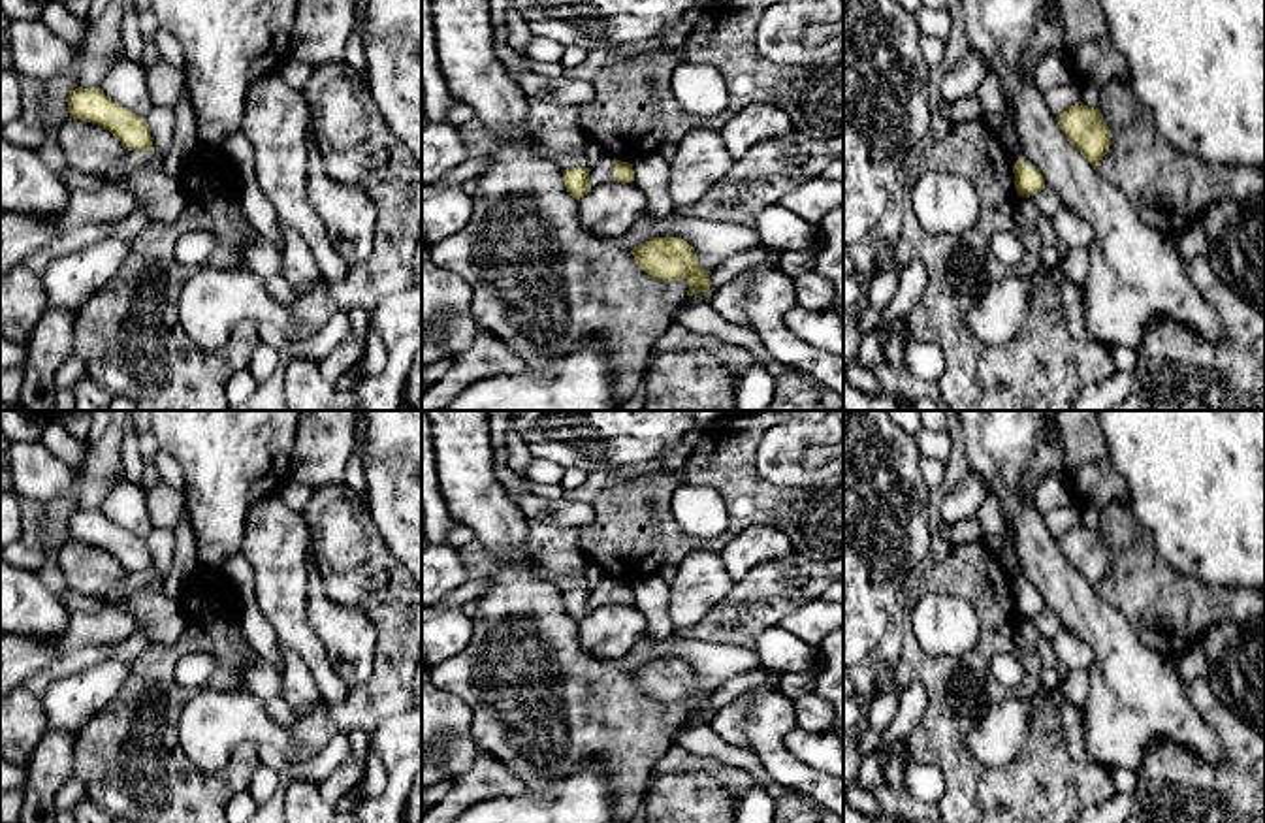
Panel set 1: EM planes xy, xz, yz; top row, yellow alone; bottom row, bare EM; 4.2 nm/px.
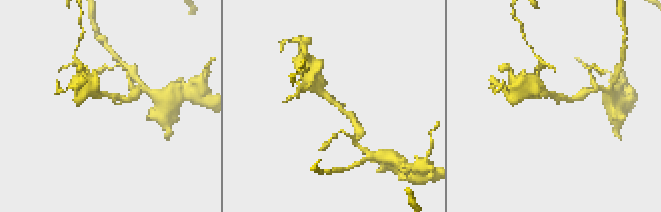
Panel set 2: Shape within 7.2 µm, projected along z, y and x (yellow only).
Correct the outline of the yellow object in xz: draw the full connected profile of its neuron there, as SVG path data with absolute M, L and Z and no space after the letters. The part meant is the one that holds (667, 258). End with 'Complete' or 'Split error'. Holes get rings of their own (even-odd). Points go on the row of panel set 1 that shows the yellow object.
M653 237L631 250L640 269L659 281L689 281L687 296L710 292L710 275L698 266L695 249L681 237Z. Complete

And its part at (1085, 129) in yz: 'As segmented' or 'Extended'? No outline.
As segmented

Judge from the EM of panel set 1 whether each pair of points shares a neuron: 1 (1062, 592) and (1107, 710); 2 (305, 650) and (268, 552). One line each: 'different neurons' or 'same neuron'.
1: same neuron
2: same neuron

